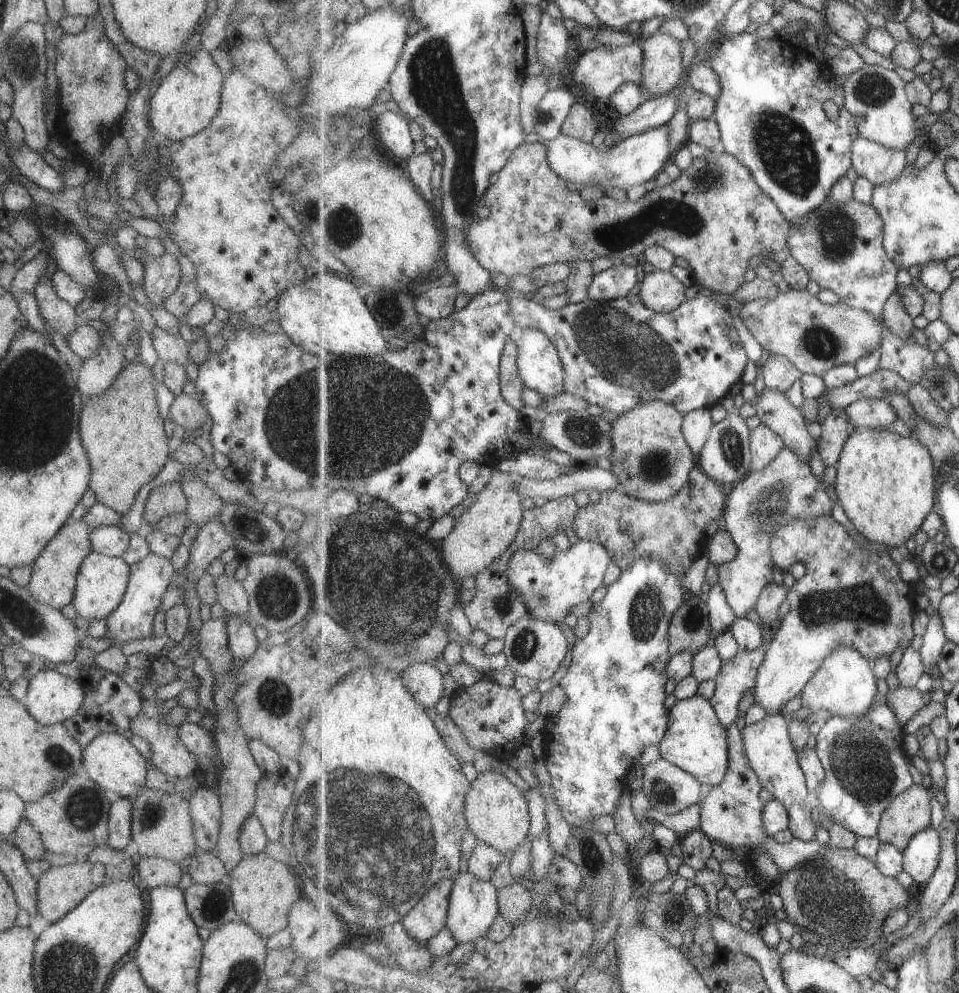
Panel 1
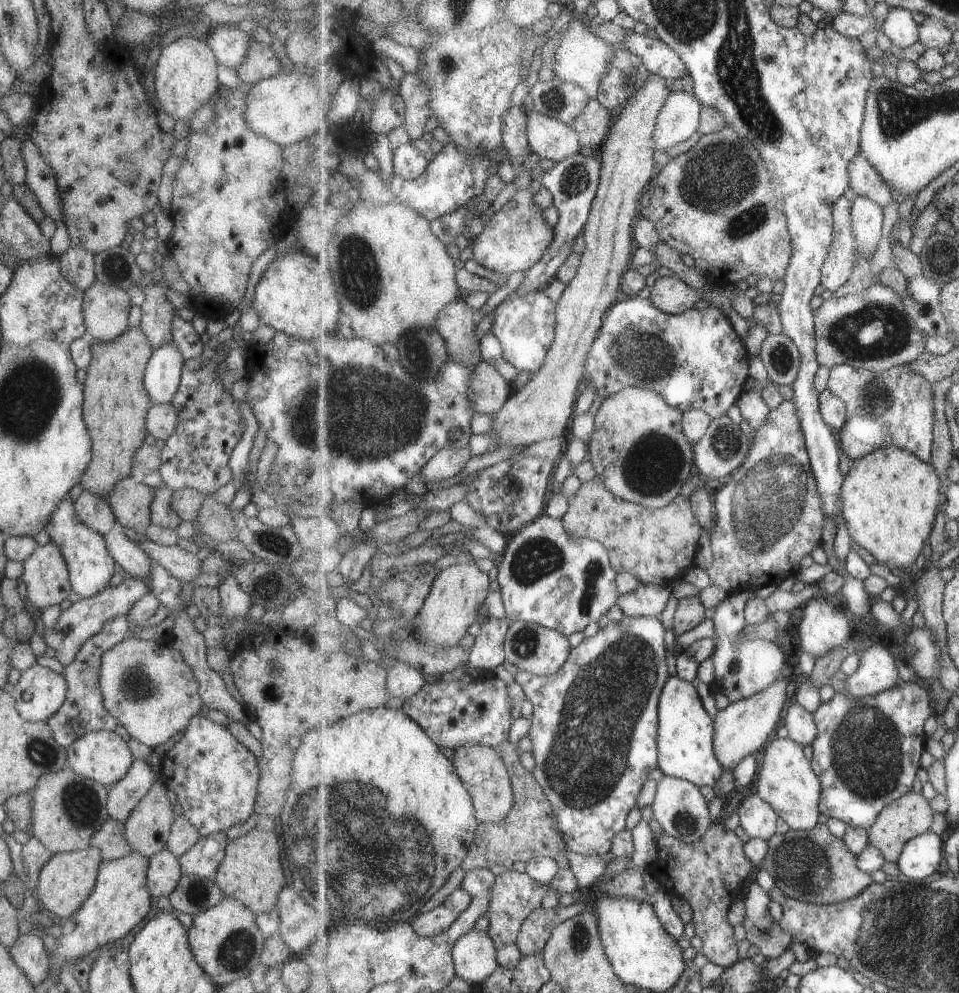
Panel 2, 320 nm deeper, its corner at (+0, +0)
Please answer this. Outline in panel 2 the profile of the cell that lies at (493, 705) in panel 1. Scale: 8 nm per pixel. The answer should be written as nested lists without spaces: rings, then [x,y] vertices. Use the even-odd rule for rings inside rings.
[[[466,677],[451,682],[435,681],[425,683],[423,688],[403,702],[401,710],[416,720],[425,732],[441,748],[456,751],[465,745],[487,745],[499,751],[498,746],[510,740],[514,723],[513,704],[509,685],[501,678],[467,679]]]

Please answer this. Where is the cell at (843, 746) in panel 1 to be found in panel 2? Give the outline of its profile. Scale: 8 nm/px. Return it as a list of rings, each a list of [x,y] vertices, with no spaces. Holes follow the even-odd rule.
[[[915,680],[897,681],[892,689],[873,697],[855,699],[845,693],[837,693],[831,701],[821,703],[813,713],[818,733],[811,746],[812,765],[820,775],[824,790],[820,811],[827,817],[842,820],[847,826],[869,830],[885,808],[913,788],[927,742],[925,722],[934,714],[927,687]]]

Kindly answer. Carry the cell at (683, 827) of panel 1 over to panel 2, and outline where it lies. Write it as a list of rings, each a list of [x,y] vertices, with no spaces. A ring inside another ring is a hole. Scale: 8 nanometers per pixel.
[[[757,793],[749,794],[738,811],[742,828],[750,839],[770,840],[778,832],[779,814],[770,802]]]

